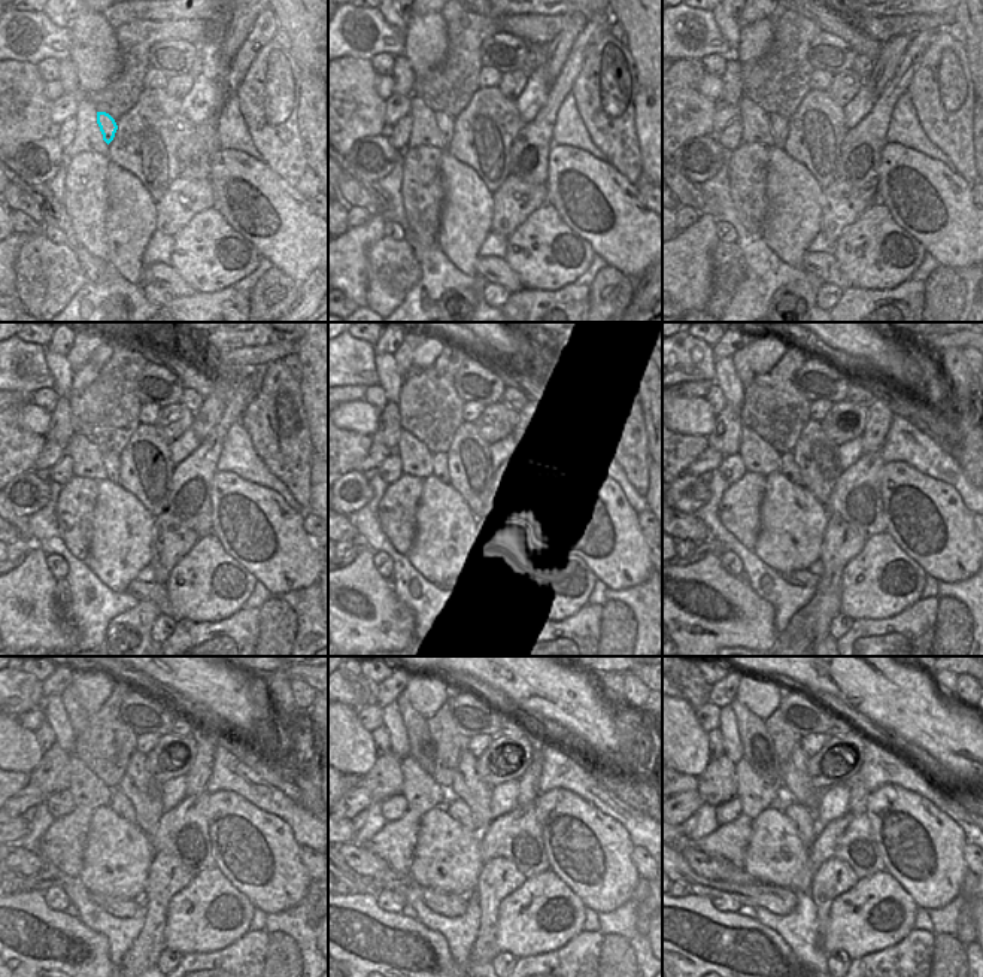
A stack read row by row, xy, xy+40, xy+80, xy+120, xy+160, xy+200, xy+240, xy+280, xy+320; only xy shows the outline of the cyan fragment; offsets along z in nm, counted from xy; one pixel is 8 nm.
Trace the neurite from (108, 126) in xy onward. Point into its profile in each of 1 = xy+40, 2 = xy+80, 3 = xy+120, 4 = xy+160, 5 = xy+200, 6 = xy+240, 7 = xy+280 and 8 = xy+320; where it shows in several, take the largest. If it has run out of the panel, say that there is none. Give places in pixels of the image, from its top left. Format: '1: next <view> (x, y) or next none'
1: next xy+40 (445, 124)
2: next xy+80 (779, 126)
3: next xy+120 (111, 460)
4: next xy+160 (442, 460)
5: next xy+200 (788, 467)
6: next xy+240 (120, 804)
7: next xy+280 (457, 807)
8: next xy+320 (801, 818)

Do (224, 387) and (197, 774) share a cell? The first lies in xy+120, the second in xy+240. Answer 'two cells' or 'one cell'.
one cell

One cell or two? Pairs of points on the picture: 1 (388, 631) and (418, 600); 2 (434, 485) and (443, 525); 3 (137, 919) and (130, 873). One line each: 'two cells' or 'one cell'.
1: two cells
2: one cell
3: two cells

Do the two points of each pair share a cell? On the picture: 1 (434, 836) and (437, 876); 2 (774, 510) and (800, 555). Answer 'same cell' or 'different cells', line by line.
1: same cell
2: same cell

